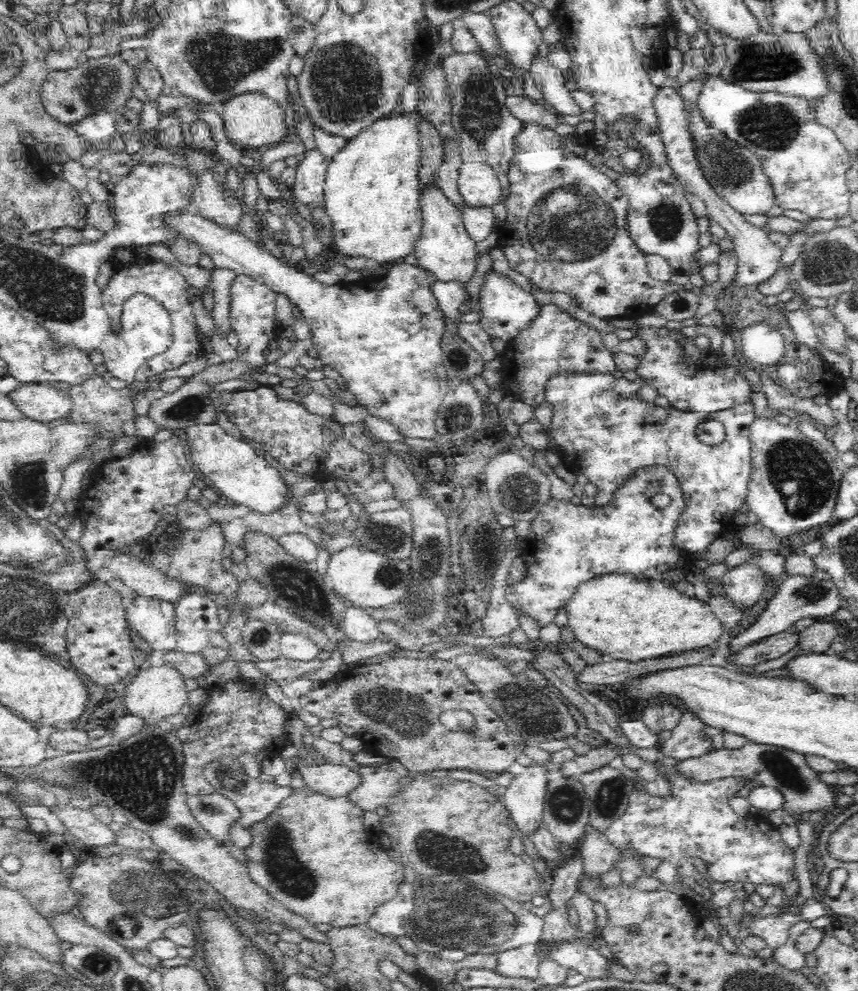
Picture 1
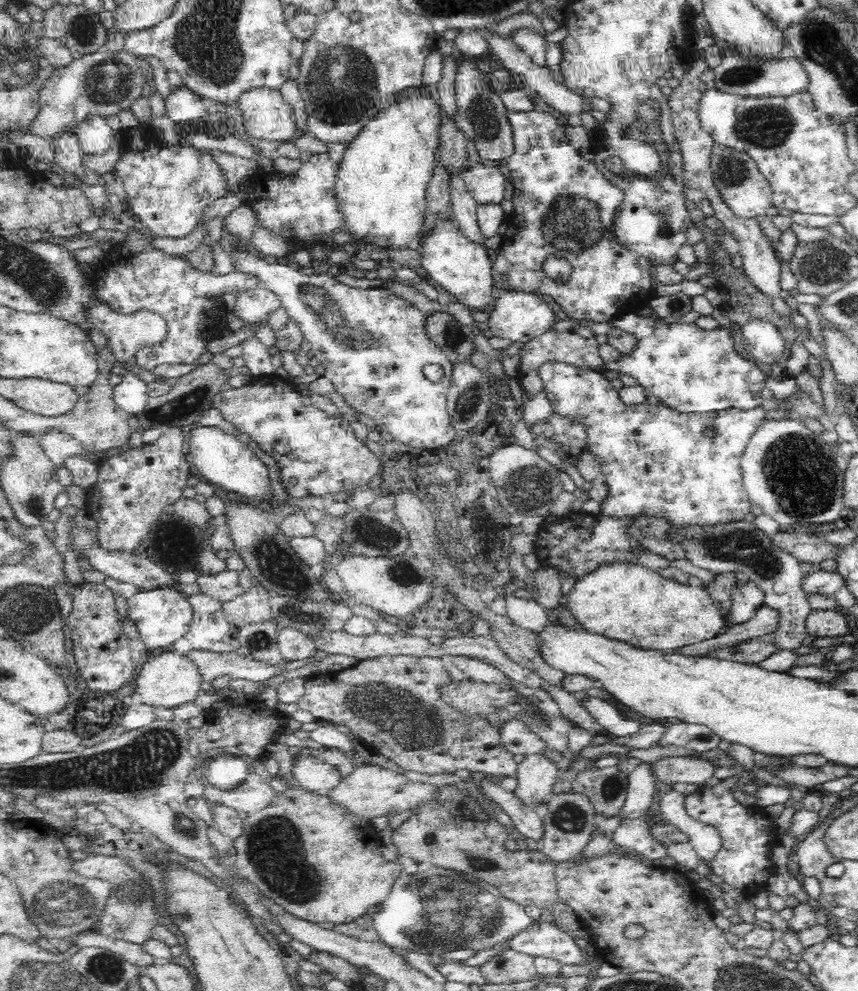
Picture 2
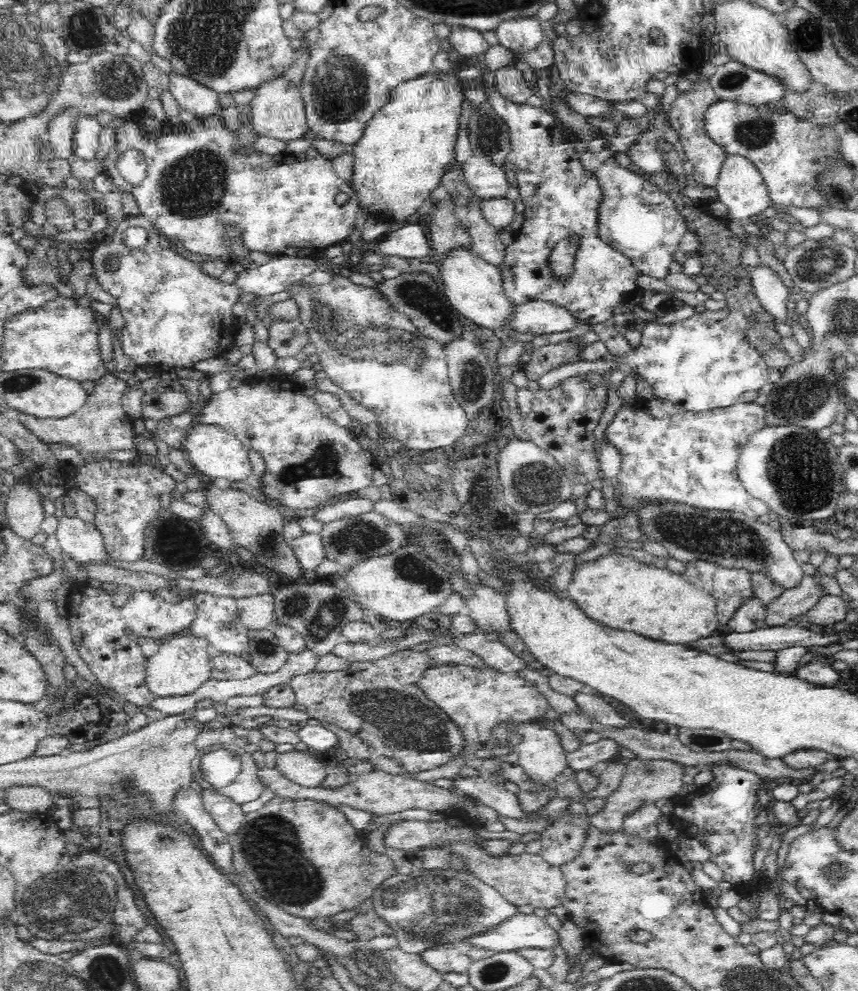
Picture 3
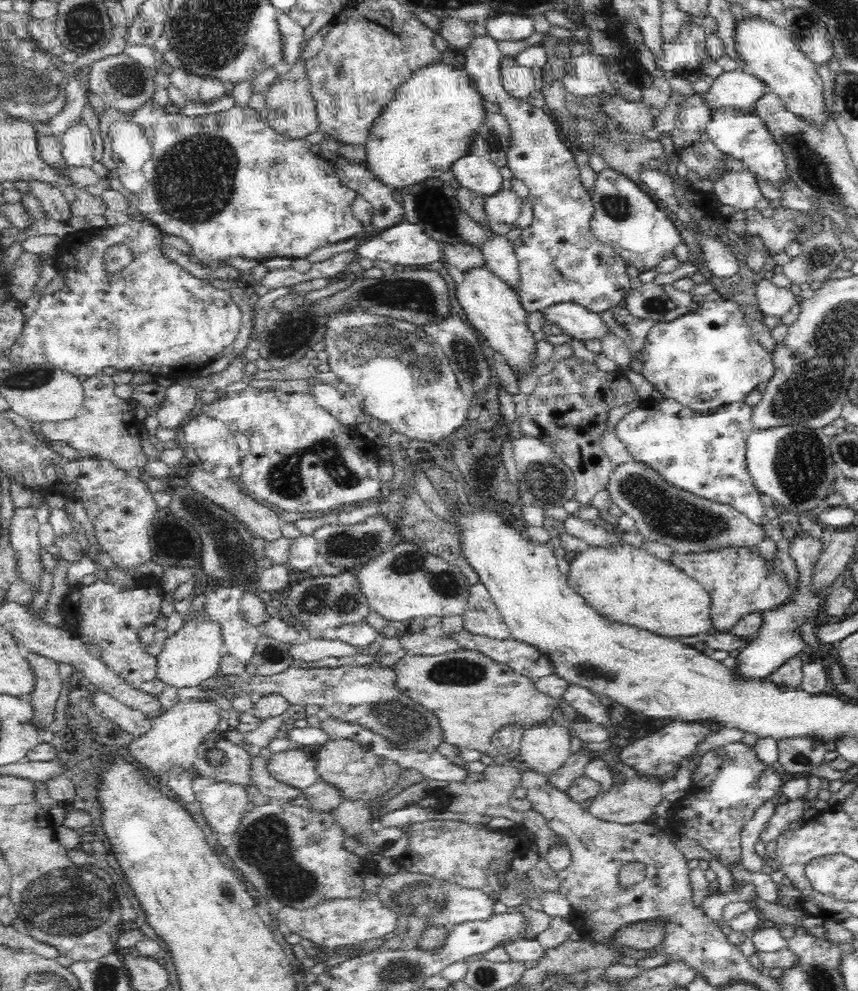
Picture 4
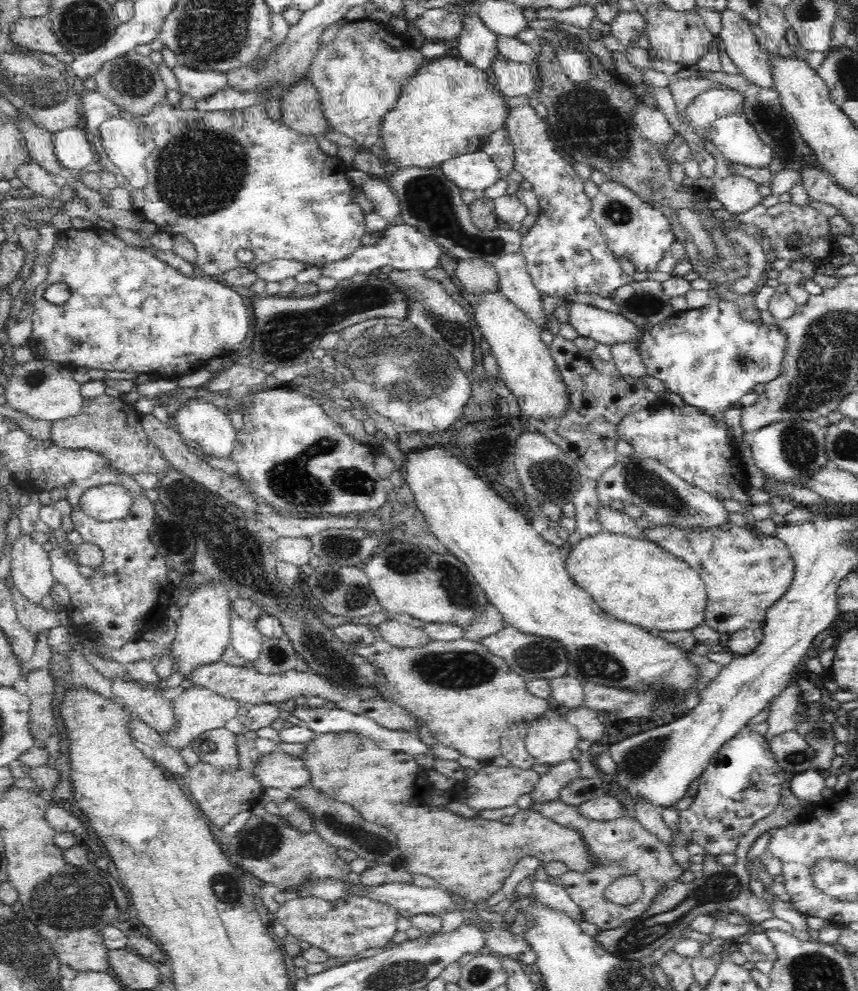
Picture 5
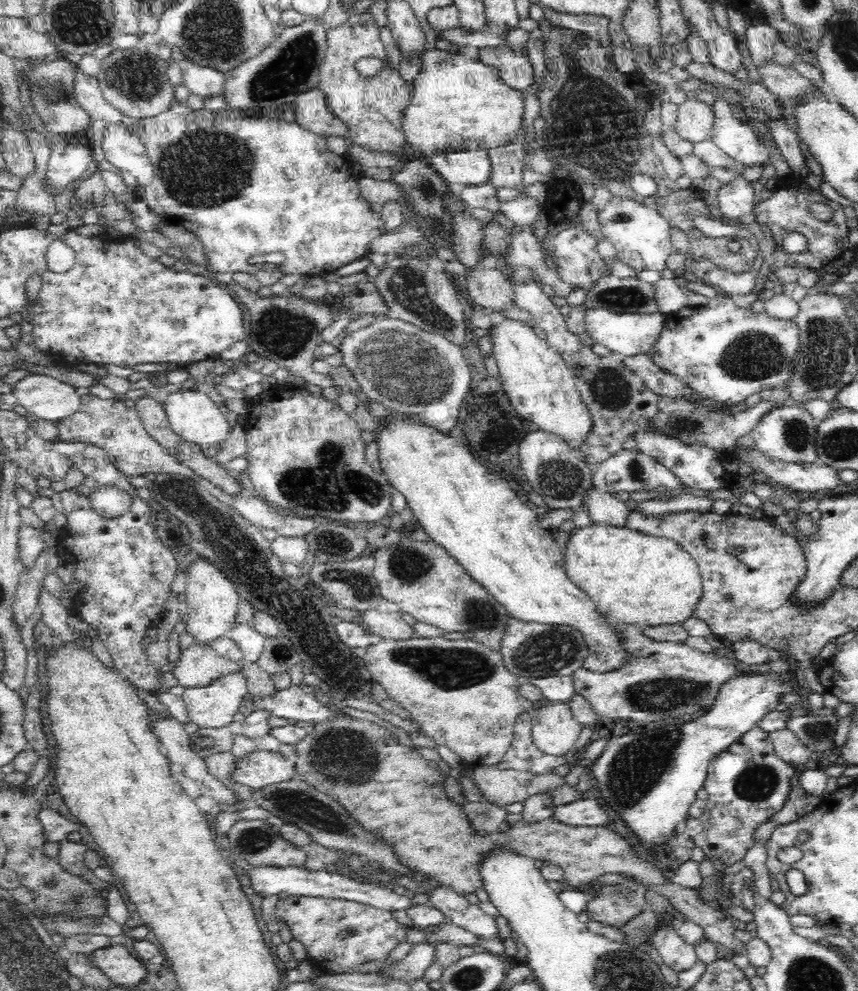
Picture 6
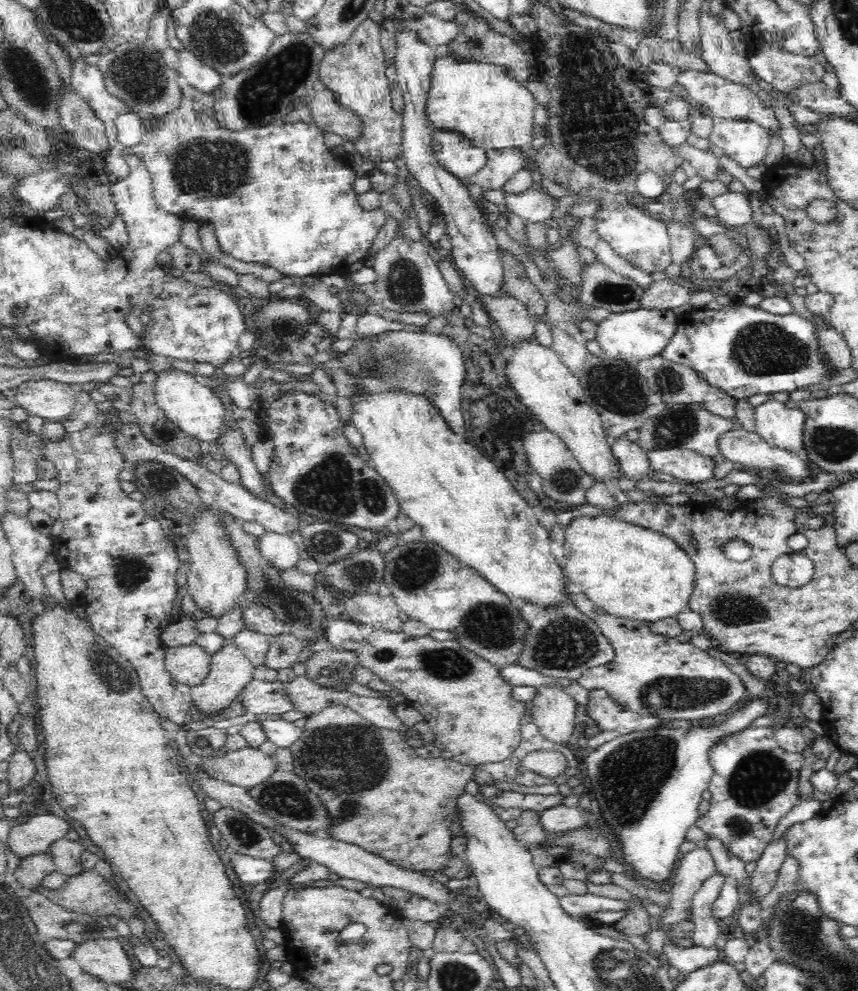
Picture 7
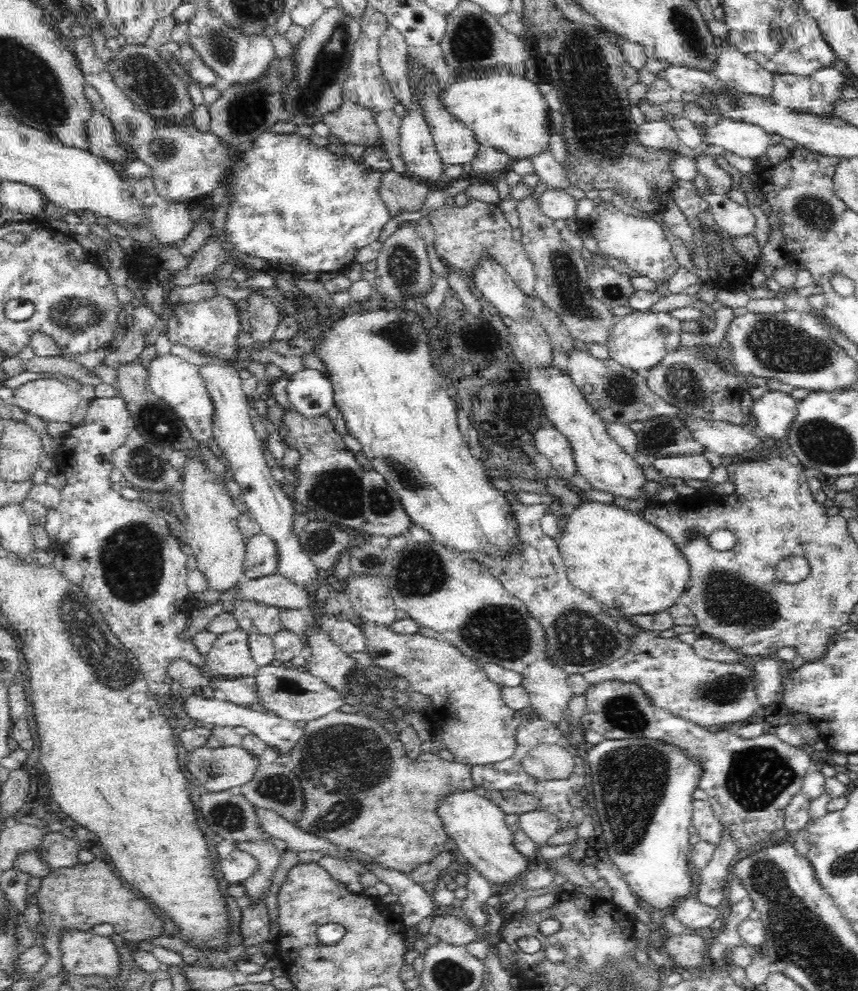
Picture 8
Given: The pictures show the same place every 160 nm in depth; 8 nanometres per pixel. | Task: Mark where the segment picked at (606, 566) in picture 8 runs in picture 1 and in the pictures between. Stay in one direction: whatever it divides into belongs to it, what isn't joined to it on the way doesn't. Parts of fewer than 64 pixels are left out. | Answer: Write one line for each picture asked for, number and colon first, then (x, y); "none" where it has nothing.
1: (623, 618)
2: (629, 603)
3: (616, 591)
4: (626, 585)
5: (635, 581)
6: (633, 578)
7: (631, 572)

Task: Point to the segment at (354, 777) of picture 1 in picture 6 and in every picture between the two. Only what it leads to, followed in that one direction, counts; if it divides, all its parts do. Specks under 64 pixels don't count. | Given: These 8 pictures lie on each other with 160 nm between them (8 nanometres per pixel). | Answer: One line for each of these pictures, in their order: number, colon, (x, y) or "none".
2: (310, 772)
3: (302, 768)
4: (293, 767)
5: (277, 769)
6: (261, 768)

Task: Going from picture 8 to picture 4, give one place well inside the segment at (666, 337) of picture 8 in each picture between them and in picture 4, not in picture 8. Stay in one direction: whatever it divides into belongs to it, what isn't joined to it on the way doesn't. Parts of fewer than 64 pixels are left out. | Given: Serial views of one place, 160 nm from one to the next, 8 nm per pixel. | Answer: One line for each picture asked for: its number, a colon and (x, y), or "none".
4: (579, 323)
5: (589, 321)
6: (628, 334)
7: (631, 336)

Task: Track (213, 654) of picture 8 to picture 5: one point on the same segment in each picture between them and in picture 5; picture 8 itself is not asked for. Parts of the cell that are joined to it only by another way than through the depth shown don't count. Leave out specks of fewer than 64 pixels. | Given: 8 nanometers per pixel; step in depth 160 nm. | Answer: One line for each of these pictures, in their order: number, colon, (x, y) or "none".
5: (196, 710)
6: (214, 706)
7: (231, 671)

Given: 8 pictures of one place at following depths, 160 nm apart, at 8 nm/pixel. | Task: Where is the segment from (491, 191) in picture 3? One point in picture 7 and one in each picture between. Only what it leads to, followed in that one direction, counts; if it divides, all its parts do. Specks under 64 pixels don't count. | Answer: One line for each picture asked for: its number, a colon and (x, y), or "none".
4: (478, 173)
5: (476, 171)
6: (470, 167)
7: (454, 153)

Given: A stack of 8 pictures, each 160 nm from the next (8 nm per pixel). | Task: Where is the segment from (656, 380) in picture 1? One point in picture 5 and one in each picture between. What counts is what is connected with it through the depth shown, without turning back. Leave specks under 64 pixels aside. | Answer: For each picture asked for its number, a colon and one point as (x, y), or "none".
2: (691, 371)
3: (705, 362)
4: (707, 358)
5: (711, 356)

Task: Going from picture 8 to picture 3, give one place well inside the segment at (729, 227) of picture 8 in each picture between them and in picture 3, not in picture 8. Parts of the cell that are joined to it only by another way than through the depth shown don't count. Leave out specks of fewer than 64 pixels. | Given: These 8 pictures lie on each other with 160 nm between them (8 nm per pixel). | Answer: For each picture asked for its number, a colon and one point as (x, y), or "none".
3: (740, 186)
4: (738, 188)
5: (737, 194)
6: (735, 198)
7: (733, 209)

